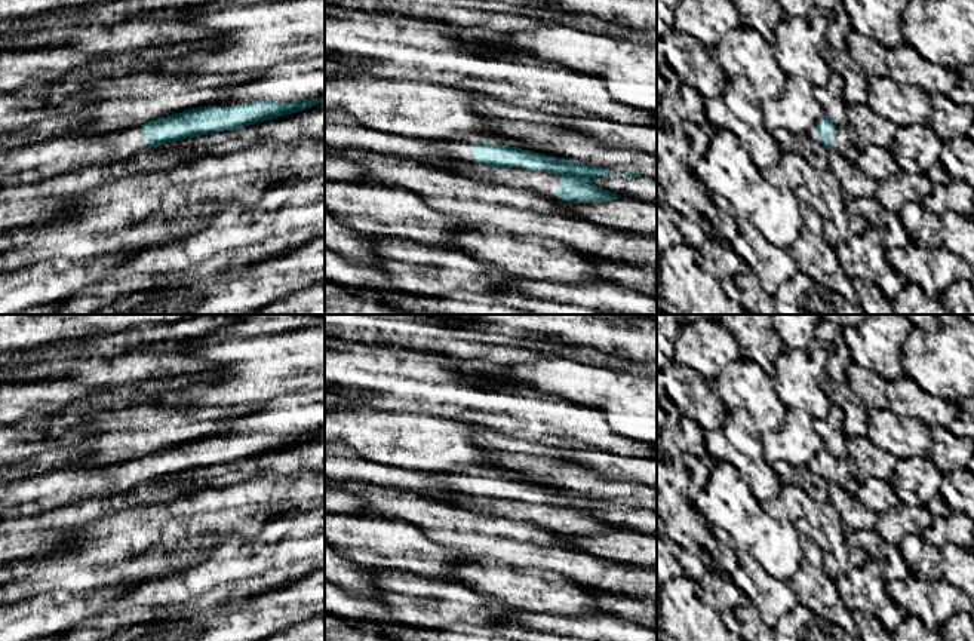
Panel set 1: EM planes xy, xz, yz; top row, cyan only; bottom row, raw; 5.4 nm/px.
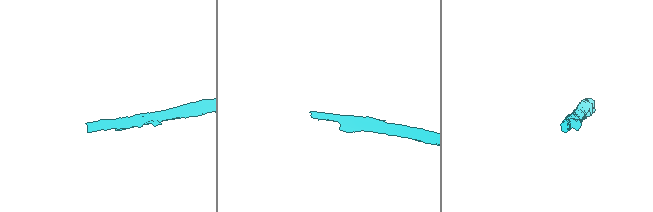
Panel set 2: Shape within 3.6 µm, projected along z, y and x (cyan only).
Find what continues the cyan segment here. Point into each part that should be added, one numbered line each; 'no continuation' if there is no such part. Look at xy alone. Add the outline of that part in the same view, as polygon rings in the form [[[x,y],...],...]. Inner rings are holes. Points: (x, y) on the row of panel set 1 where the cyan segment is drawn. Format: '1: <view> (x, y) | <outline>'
1: xy (31, 163) | [[[141,126],[58,137],[9,151],[0,160],[0,188],[39,183],[86,166],[108,165],[147,148]]]

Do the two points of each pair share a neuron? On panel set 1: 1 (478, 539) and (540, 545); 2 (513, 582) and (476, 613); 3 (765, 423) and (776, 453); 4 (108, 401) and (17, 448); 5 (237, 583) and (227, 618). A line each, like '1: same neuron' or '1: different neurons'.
1: same neuron
2: different neurons
3: different neurons
4: same neuron
5: different neurons

